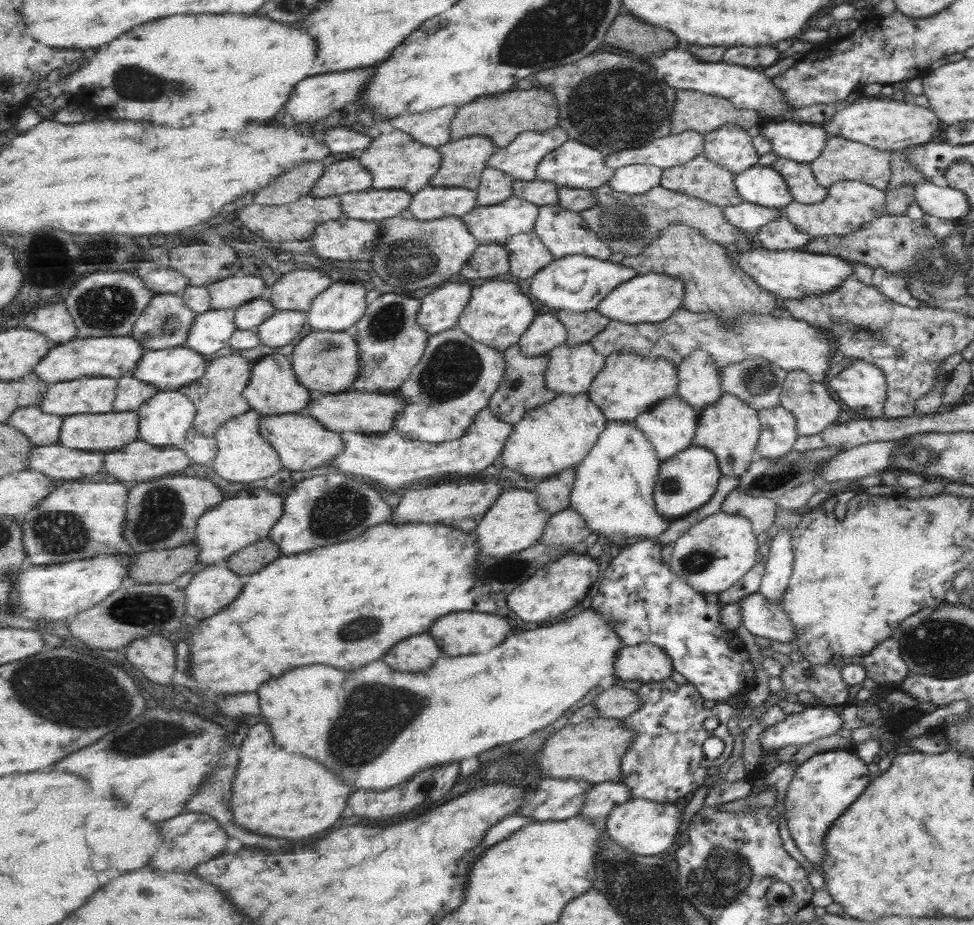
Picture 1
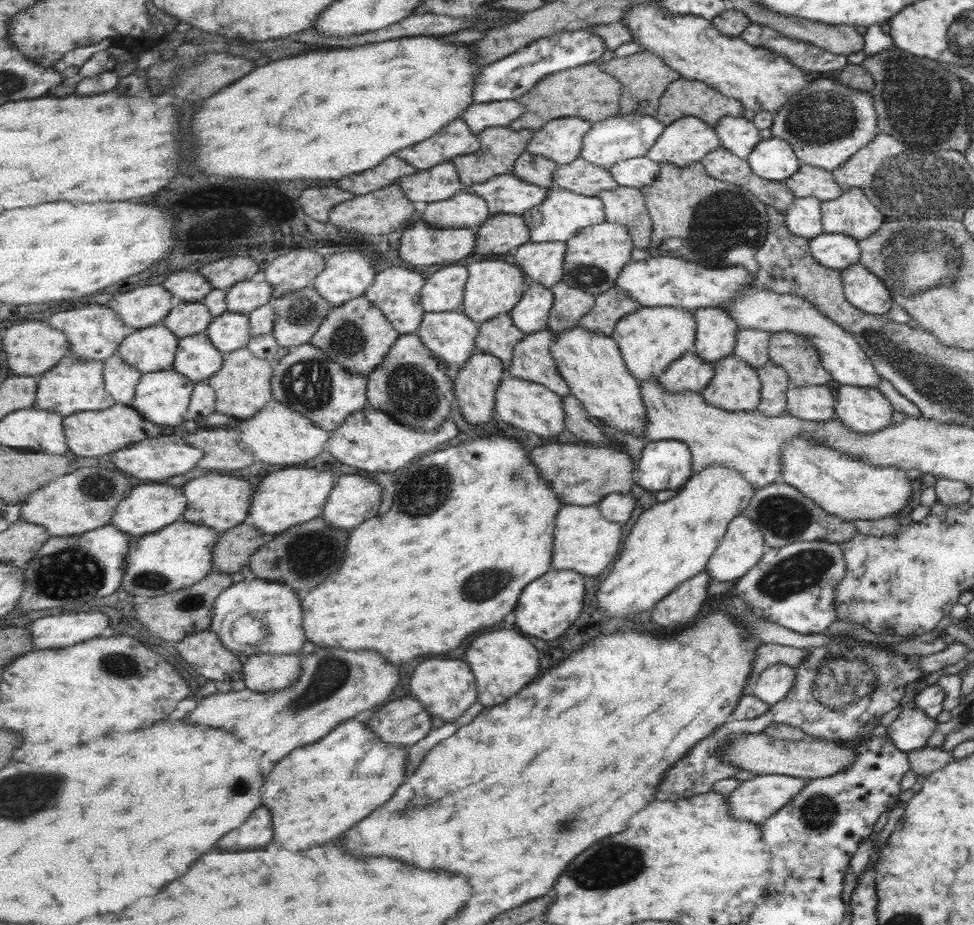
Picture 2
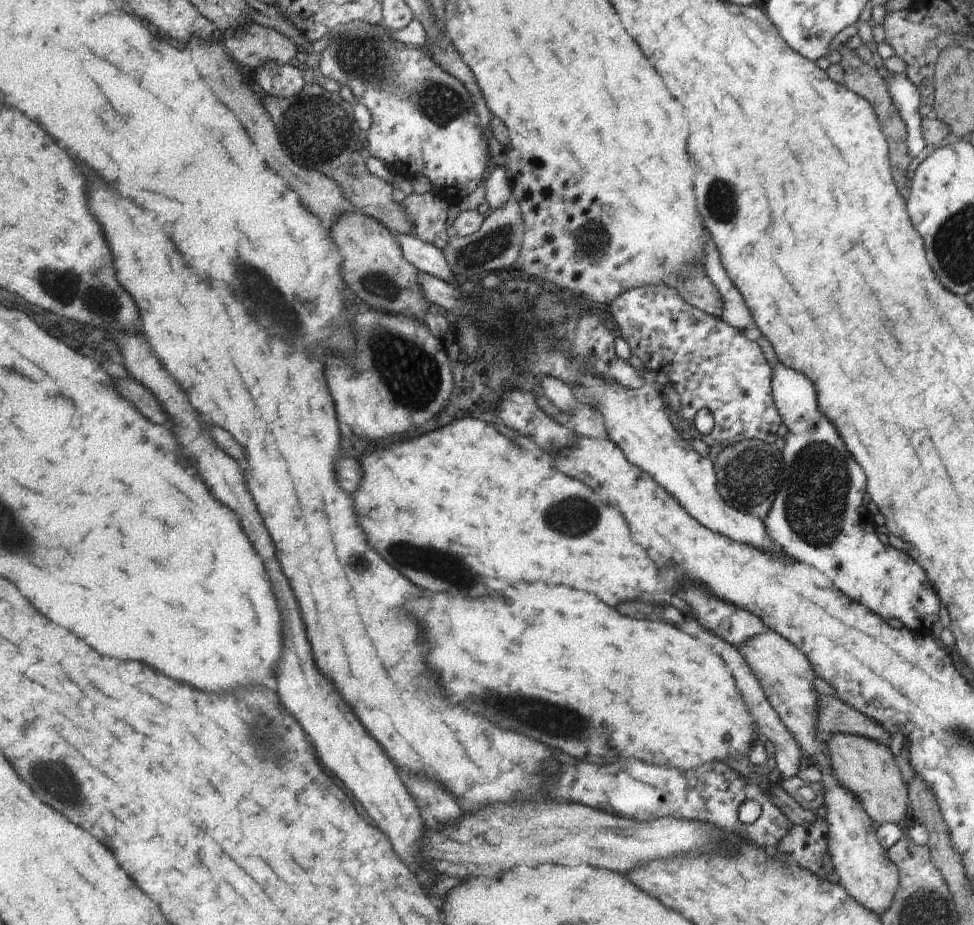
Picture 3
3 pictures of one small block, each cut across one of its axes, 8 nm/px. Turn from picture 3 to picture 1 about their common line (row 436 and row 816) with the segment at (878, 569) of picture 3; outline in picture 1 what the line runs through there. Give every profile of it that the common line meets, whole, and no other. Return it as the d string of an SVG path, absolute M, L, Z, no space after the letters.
M845 750L815 754L793 772L785 800L785 818L789 820L789 836L793 838L793 844L799 848L805 860L809 860L811 864L823 864L825 832L833 824L833 820L841 816L841 812L863 792L869 782L867 774L875 774L873 768L863 764L855 752Z

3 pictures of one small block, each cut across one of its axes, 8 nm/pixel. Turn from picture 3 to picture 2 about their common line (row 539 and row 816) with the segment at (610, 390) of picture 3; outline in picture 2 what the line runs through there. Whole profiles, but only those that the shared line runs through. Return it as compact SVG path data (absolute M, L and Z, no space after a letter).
M765 774L765 776L753 776L751 780L737 782L737 788L731 790L725 798L727 816L733 822L749 822L753 826L761 826L771 814L775 814L781 806L791 802L791 798L801 792L805 786L805 780L789 778L789 776L777 776L777 774Z

